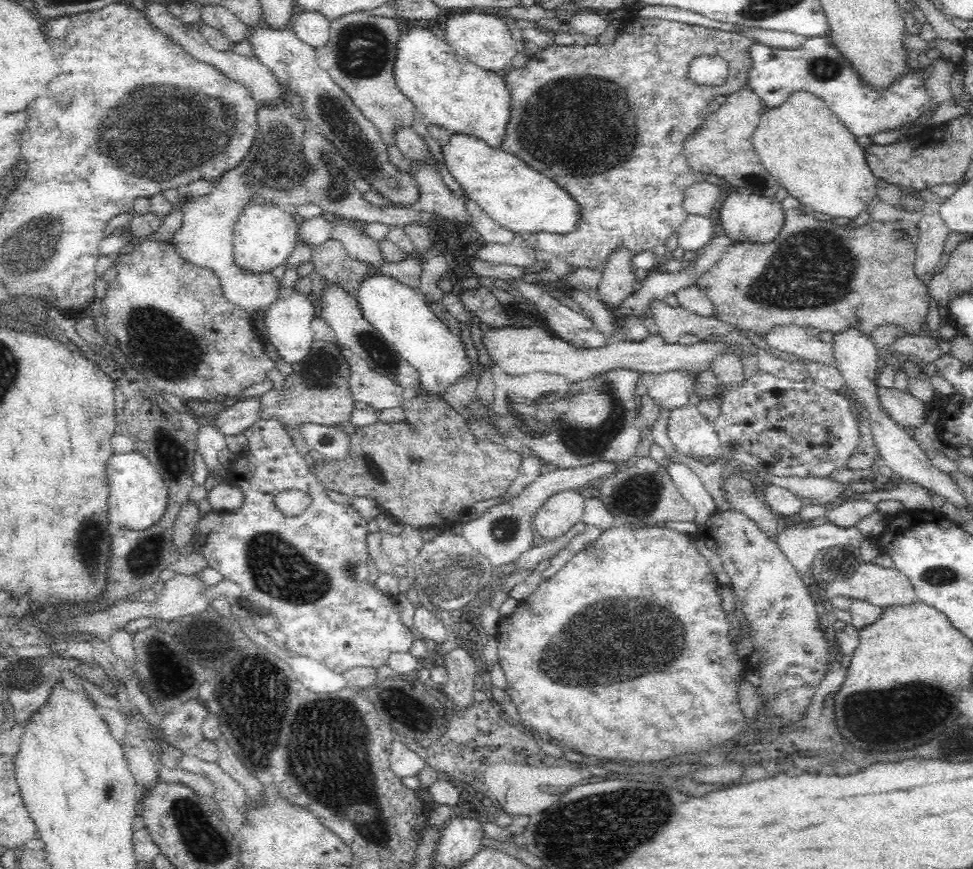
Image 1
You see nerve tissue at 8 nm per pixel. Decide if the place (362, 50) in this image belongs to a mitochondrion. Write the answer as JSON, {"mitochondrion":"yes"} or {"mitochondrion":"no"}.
{"mitochondrion":"yes"}

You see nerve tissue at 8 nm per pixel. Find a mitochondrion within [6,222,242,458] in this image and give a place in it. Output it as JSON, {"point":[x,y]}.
{"point":[180,353]}

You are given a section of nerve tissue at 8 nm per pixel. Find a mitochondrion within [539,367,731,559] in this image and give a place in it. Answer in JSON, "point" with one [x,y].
{"point":[593,441]}

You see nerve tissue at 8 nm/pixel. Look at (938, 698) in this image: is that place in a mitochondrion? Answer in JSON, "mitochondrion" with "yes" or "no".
{"mitochondrion":"no"}

